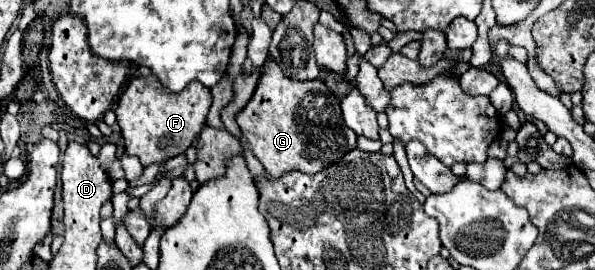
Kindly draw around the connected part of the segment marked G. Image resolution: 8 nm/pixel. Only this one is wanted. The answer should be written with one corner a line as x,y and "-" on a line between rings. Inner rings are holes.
265,61
263,75
255,89
255,95
251,97
247,107
241,113
237,113
237,123
243,135
247,137
255,157
275,179
283,177
289,171
319,173
357,147
357,135
343,123
339,99
327,89
327,85
323,81
287,81
287,77
281,73
275,61

